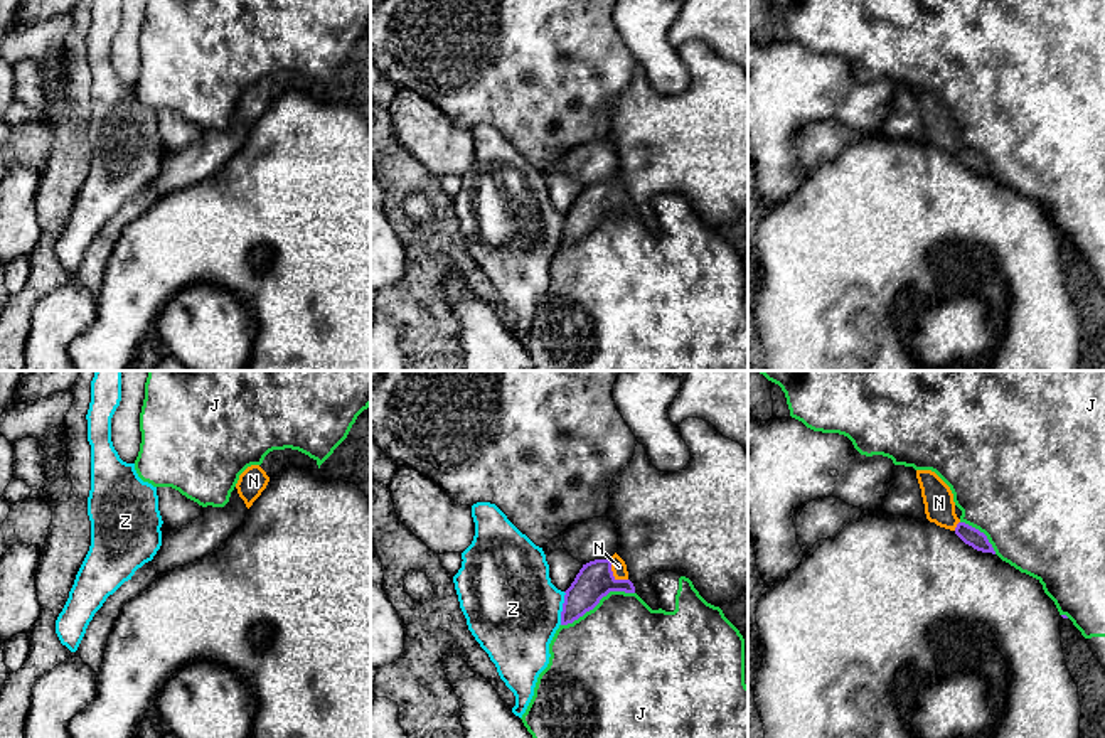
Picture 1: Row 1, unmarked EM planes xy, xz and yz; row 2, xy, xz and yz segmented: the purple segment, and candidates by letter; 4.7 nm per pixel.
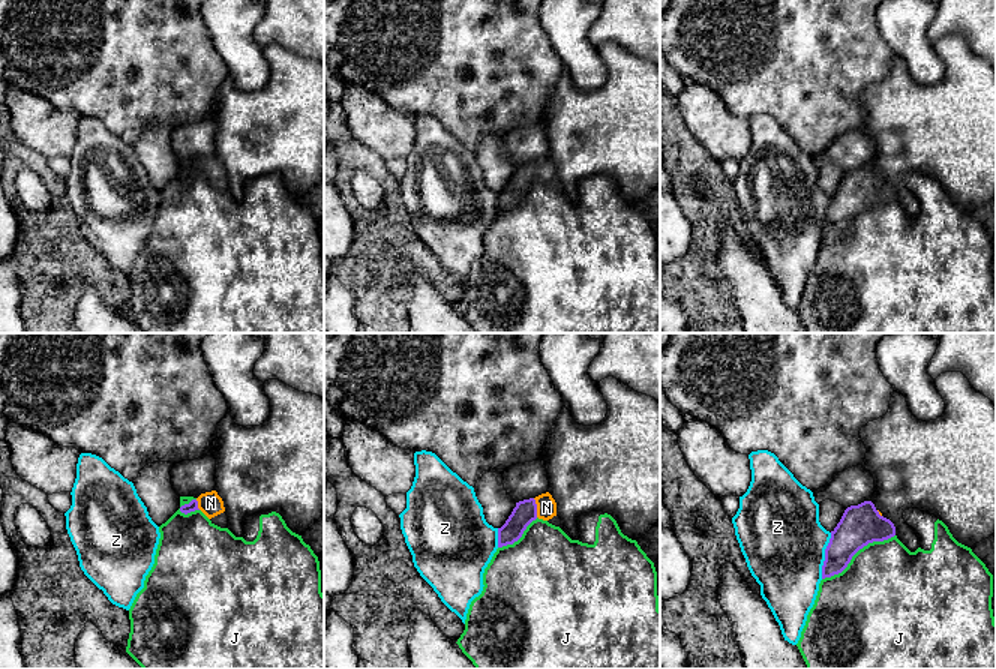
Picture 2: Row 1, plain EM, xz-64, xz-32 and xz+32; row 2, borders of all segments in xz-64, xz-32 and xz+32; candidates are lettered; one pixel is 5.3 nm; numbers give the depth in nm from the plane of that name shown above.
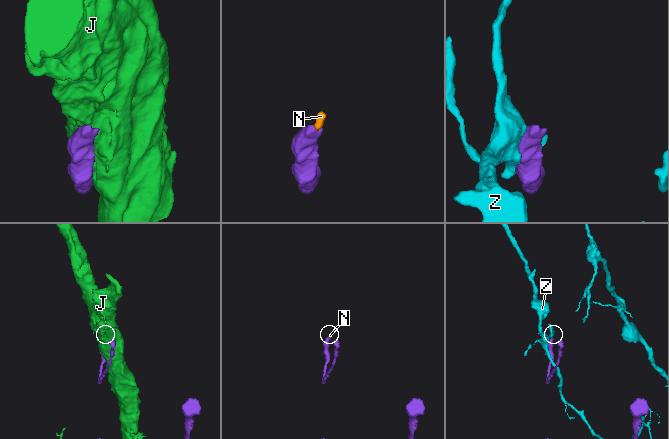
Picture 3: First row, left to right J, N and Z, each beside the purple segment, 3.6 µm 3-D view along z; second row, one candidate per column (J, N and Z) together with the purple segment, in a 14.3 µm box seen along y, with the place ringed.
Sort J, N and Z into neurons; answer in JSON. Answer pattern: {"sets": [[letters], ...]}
{"sets": [["J"], ["N"], ["Z"]]}

